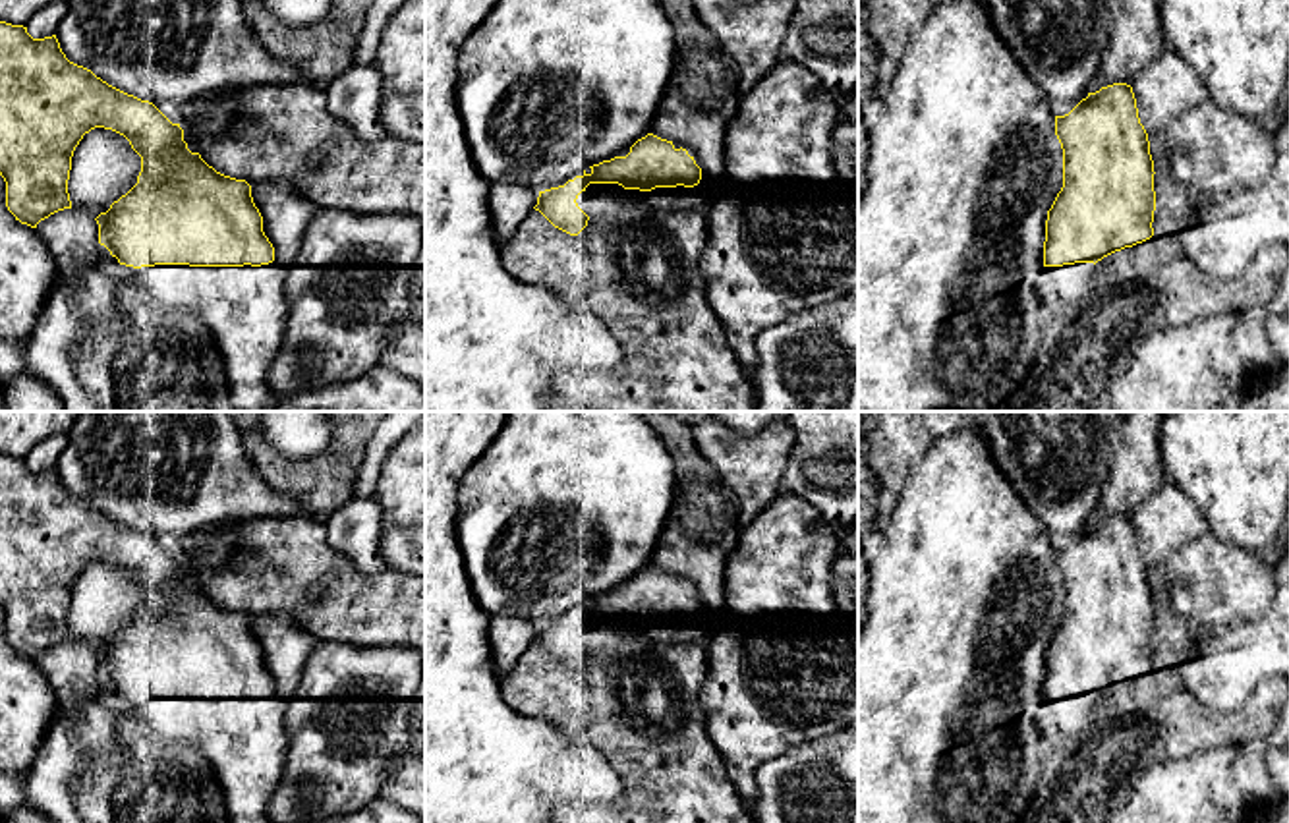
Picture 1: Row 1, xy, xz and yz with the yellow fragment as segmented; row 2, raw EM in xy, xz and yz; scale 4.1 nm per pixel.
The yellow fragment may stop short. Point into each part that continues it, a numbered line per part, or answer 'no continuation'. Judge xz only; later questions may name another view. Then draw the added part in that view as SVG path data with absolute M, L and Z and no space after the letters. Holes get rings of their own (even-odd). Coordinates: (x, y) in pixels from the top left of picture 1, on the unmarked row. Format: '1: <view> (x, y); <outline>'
1: xz (596, 630); M702 603L702 612L694 620L655 620L651 624L624 622L618 616L589 616L576 632L589 649L597 649L613 636L628 636L653 643L705 643L713 630L713 616Z

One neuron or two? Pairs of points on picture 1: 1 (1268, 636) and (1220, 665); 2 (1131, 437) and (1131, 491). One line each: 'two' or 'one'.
1: one
2: one

